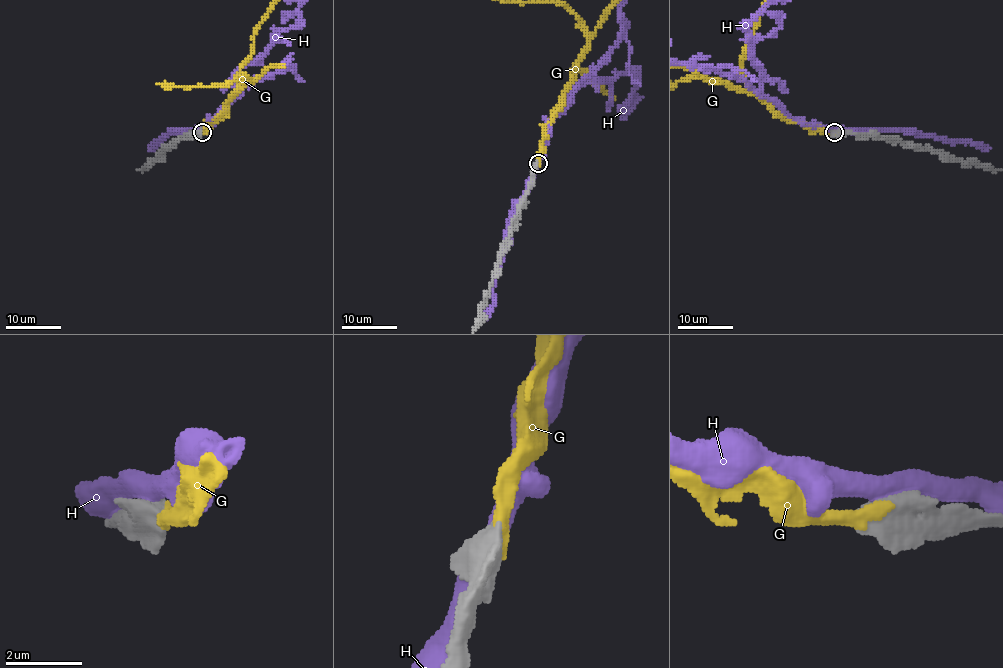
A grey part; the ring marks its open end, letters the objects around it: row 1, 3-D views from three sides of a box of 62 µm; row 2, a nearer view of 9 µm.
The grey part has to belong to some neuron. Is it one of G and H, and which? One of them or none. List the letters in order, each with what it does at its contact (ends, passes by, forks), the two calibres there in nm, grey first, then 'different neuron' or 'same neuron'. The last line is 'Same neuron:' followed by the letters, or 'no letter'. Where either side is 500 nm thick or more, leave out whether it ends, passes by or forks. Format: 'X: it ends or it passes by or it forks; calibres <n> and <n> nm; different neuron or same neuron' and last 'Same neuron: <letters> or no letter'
G: calibres 750 and 380 nm; same neuron
H: calibres 900 and 480 nm; different neuron
Same neuron: G

